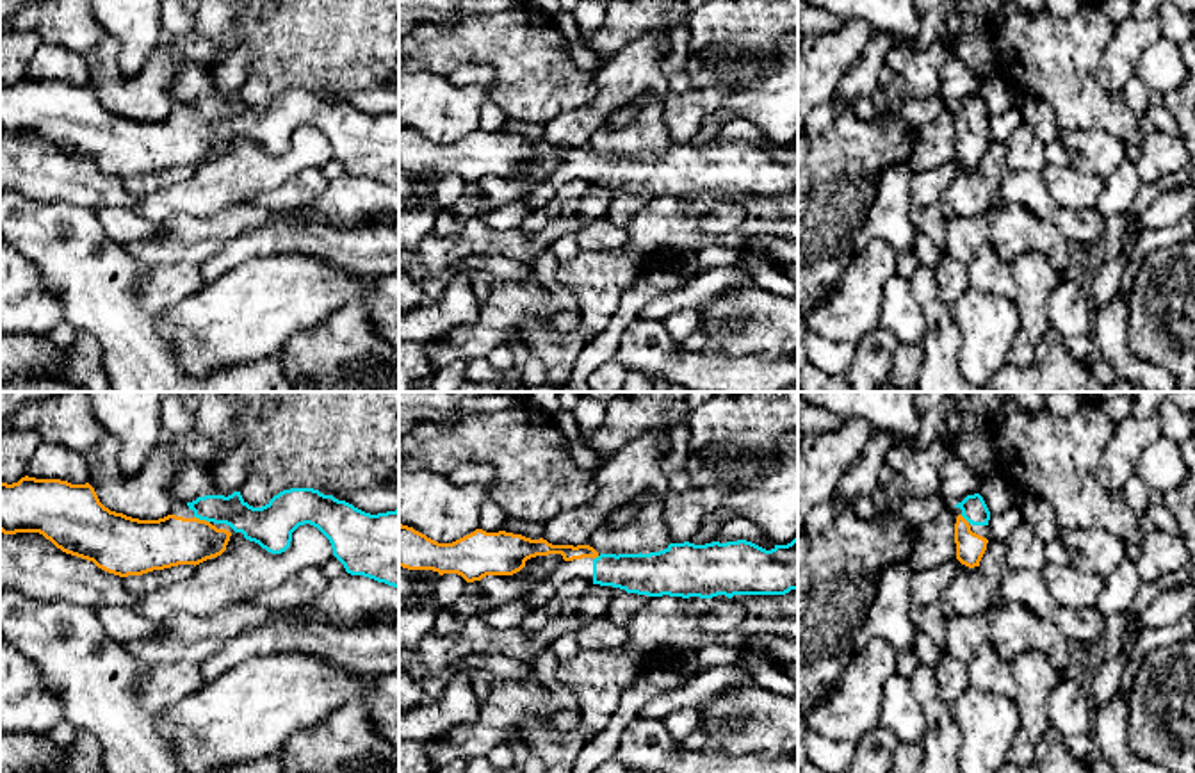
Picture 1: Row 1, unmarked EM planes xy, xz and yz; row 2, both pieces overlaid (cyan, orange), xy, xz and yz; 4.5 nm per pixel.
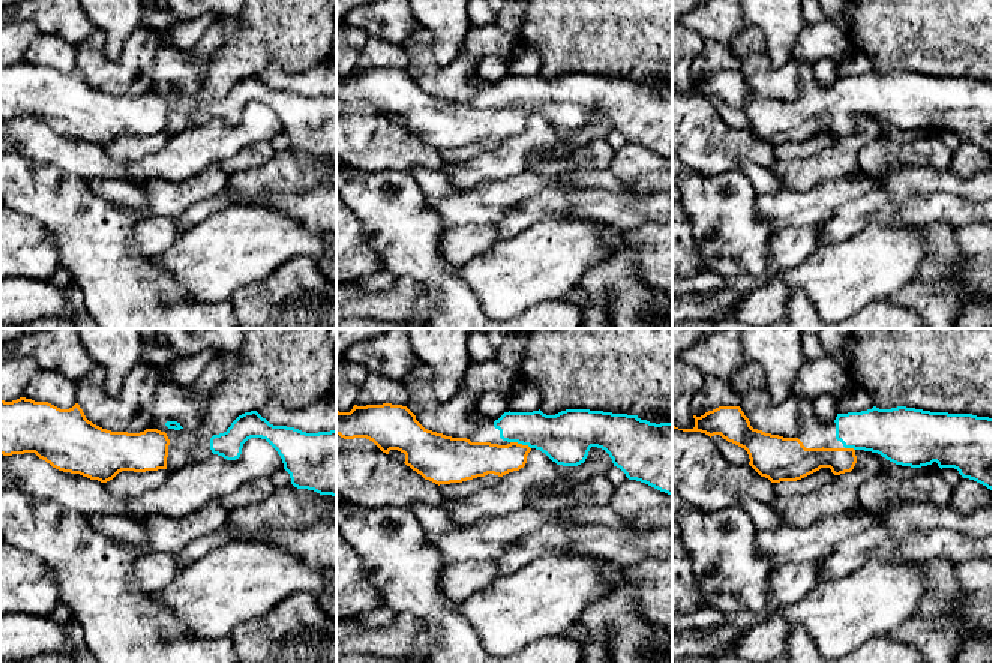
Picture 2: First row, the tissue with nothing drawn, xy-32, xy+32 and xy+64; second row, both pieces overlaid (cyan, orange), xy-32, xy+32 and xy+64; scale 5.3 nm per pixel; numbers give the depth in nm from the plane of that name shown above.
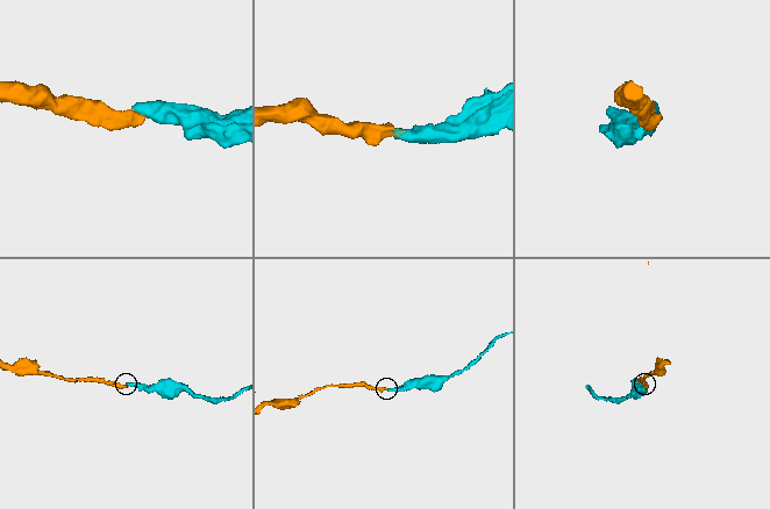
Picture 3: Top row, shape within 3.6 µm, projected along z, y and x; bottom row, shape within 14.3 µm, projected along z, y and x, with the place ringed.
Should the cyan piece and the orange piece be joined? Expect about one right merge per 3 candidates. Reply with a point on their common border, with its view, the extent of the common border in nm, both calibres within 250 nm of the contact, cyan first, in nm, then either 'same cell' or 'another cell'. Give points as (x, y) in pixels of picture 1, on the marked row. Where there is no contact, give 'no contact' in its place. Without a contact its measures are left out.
contact xy (202, 519); length 80 nm; calibres 160 and 220 nm; same cell

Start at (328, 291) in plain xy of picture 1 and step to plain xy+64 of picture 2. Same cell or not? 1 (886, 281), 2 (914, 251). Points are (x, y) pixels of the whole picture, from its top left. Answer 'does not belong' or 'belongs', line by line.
1: belongs
2: belongs

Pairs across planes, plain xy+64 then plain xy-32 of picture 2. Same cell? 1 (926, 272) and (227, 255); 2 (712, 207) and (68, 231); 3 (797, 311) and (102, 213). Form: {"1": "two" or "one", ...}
{"1": "two", "2": "one", "3": "one"}

